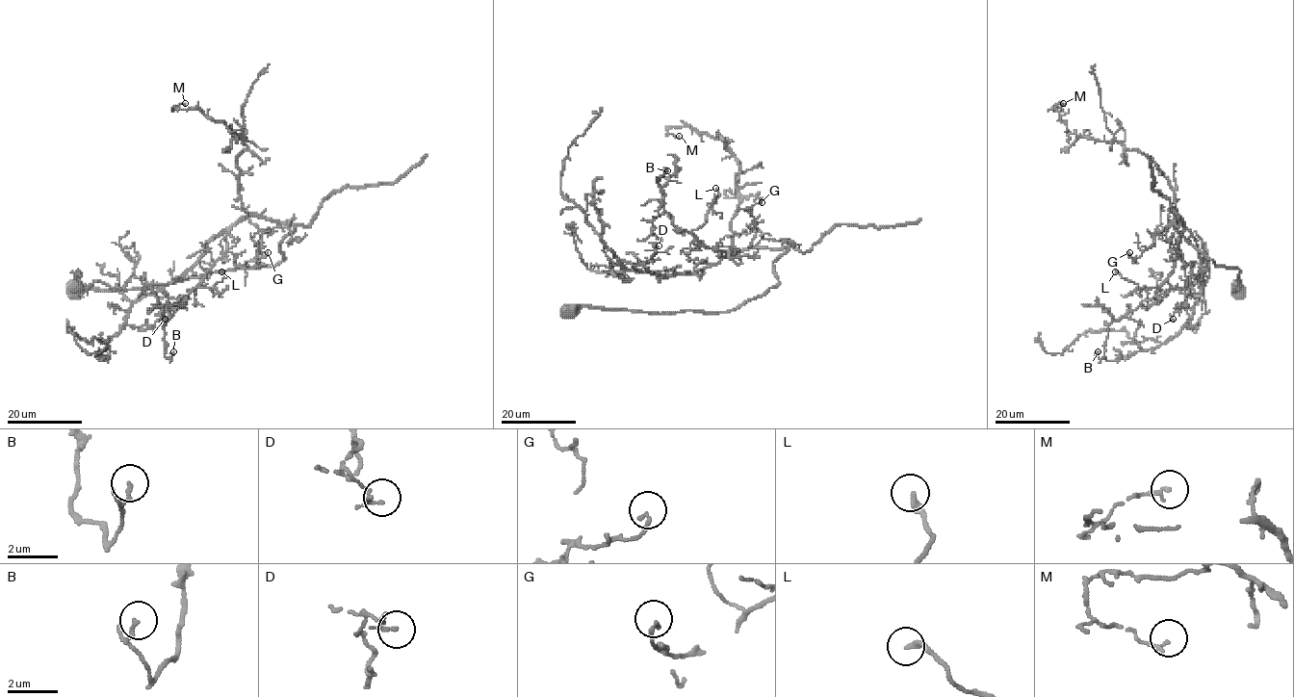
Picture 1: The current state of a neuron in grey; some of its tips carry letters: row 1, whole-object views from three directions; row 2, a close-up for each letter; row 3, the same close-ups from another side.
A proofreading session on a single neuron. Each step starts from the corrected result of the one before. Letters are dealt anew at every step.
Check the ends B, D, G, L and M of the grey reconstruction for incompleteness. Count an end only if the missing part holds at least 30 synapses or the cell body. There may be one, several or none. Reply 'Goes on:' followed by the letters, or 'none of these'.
Goes on: none of these

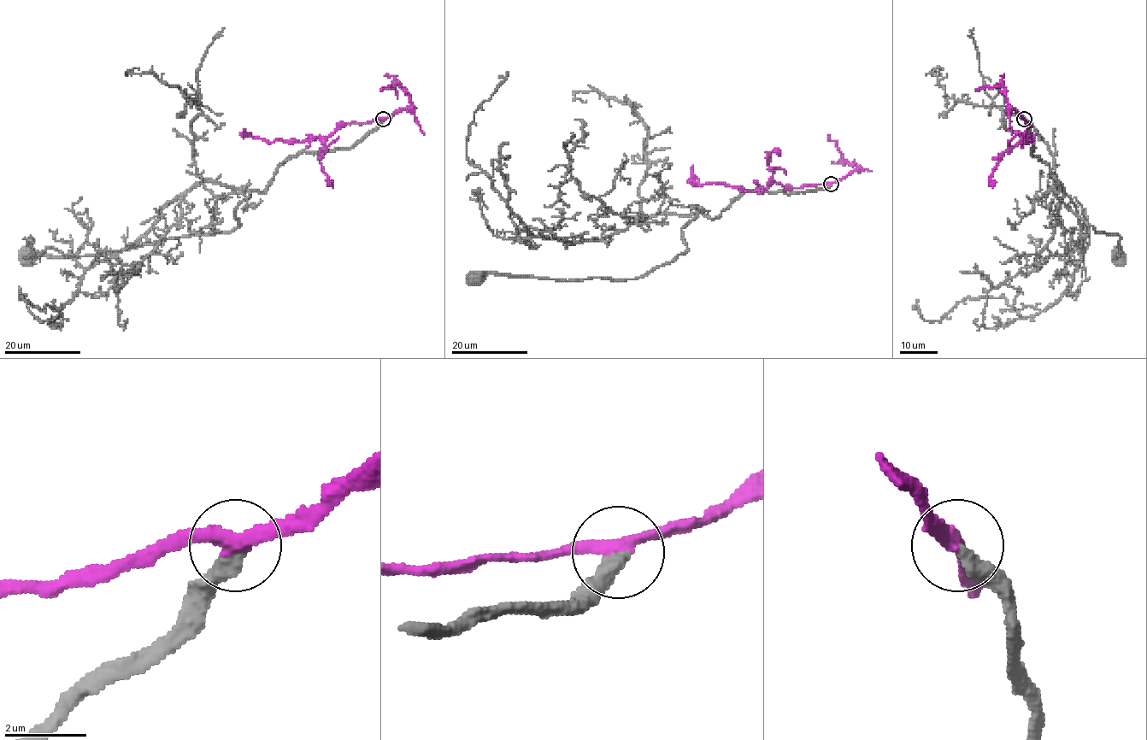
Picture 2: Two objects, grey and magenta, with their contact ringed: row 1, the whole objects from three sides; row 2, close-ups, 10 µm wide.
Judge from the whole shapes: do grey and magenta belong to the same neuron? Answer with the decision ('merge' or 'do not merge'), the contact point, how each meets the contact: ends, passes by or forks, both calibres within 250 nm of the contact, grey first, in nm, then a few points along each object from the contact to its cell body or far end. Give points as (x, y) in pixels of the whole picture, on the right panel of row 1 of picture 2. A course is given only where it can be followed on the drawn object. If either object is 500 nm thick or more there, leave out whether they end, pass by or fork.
merge | (1024, 119) | grey ends | magenta passes by | 400/320 nm | grey via (1024, 119), (1031, 153), (1056, 179), (1059, 190), (1054, 195), (1097, 231), (1116, 233), (1117, 255) | magenta via (1024, 119), (1028, 127), (1023, 136), (1030, 137), (1032, 142), (1023, 143), (1020, 133), (1006, 128)

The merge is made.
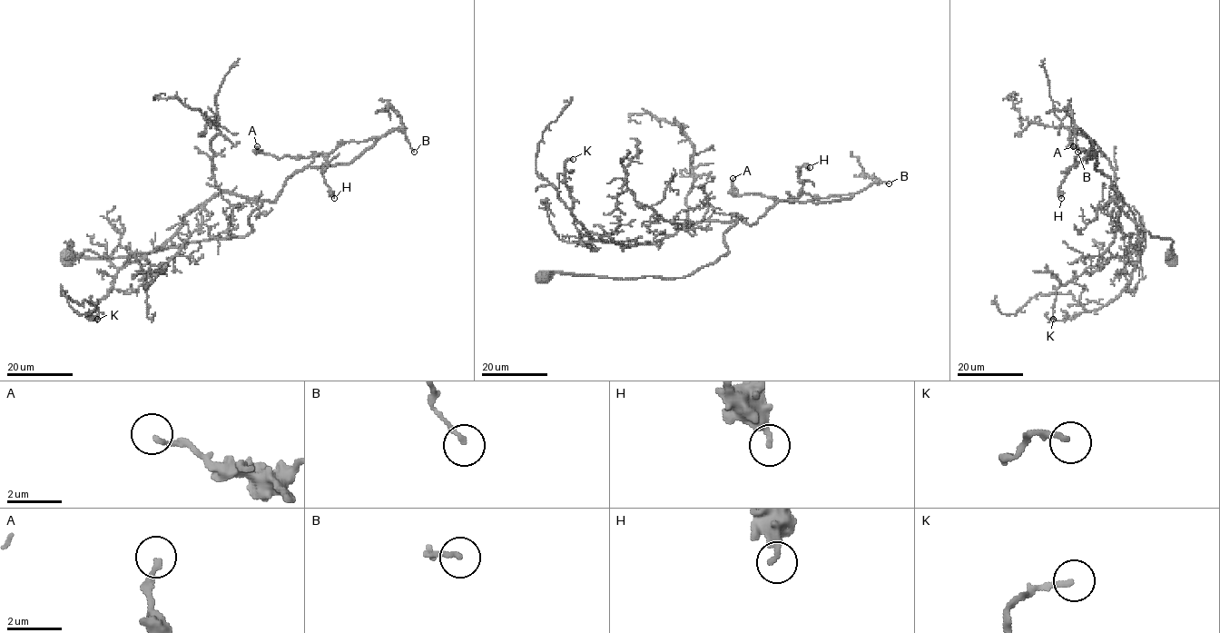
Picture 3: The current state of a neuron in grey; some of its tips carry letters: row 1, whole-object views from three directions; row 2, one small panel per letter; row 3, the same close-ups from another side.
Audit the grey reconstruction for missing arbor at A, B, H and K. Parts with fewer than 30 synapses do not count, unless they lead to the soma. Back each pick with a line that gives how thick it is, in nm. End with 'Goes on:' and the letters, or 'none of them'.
K: 200 nm thick
Goes on: K

